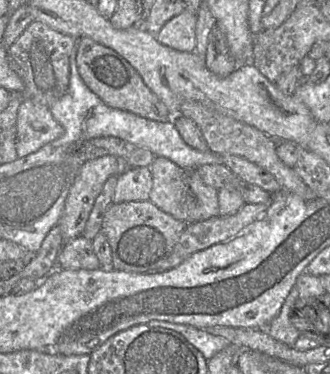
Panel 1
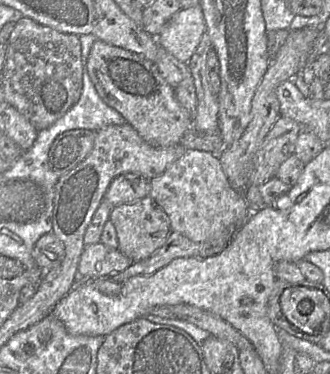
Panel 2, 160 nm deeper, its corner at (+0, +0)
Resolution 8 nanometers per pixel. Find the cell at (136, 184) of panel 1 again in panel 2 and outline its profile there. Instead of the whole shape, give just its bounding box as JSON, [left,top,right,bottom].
[104,174,151,208]

